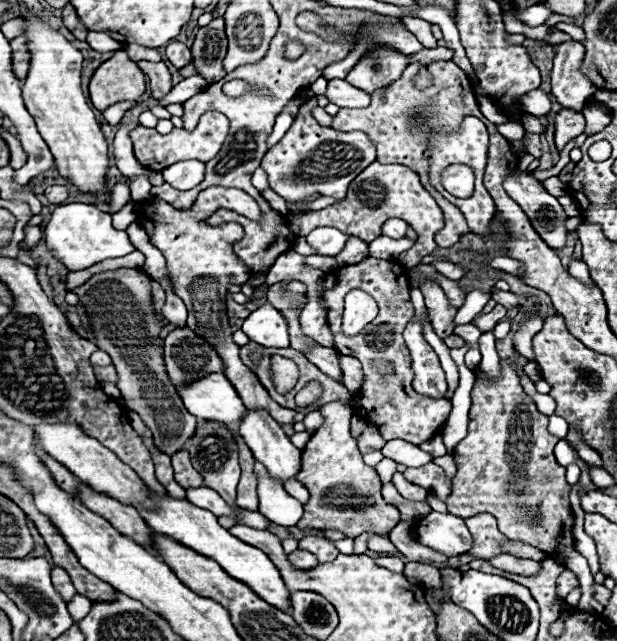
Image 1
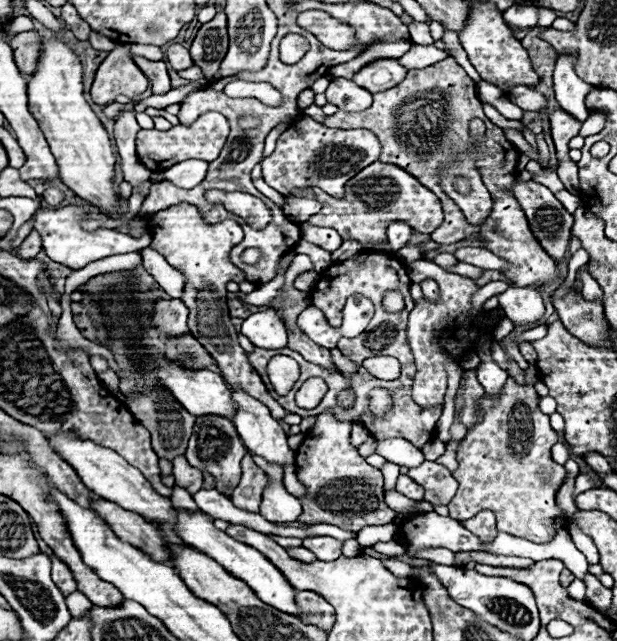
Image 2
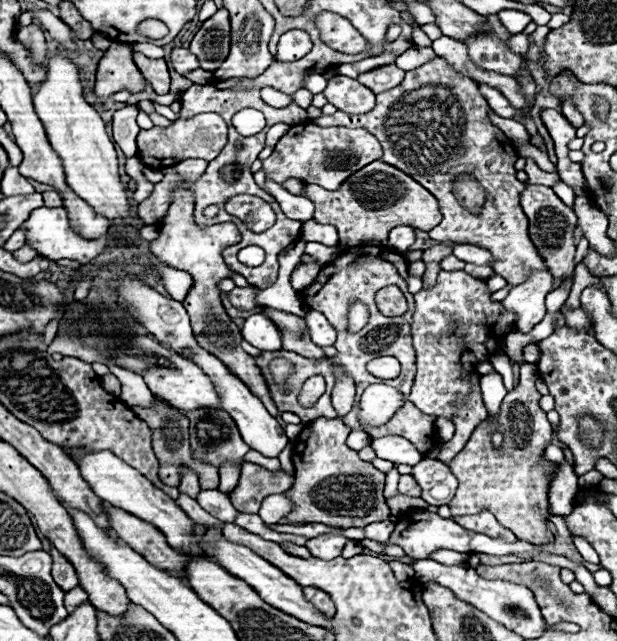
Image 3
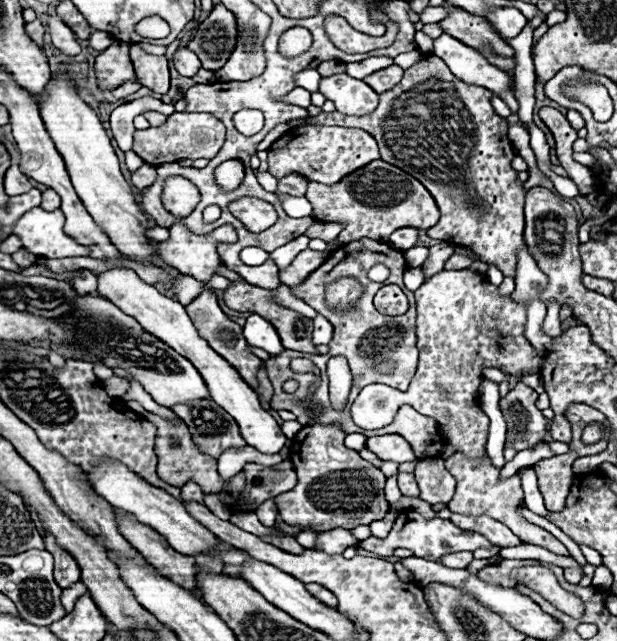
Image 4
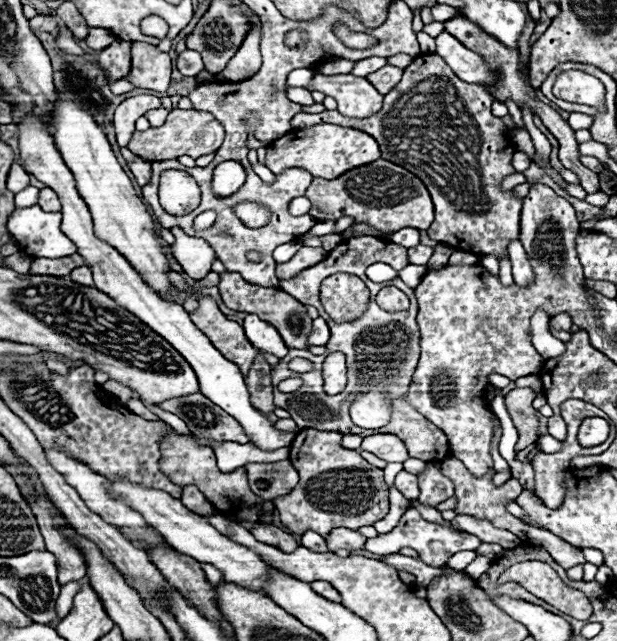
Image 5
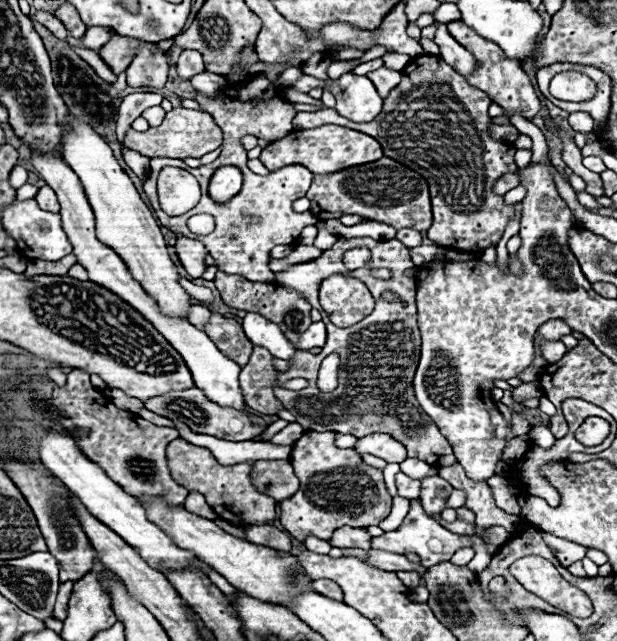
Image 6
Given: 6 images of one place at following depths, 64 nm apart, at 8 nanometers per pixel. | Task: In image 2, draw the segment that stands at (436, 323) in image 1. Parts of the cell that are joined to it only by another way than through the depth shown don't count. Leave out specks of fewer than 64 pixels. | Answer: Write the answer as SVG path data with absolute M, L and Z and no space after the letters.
M432 278L422 280L422 282L420 282L420 286L422 286L422 292L424 292L424 296L426 296L428 300L432 300L432 302L440 300L440 290L438 290L438 284L436 284Z

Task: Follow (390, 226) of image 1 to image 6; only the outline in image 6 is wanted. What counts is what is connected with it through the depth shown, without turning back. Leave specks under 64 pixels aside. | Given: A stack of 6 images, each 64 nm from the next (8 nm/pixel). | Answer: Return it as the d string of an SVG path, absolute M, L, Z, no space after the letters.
M402 228L402 230L398 230L396 240L400 240L400 242L402 242L404 246L408 246L408 248L414 248L414 246L420 246L420 244L422 244L422 236L420 236L420 232L414 230L414 228Z

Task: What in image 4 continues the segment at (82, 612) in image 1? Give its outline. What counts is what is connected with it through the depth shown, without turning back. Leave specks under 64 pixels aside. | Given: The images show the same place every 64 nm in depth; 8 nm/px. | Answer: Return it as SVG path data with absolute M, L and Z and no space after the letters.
M76 582L74 586L62 590L62 604L64 604L66 612L72 612L72 604L76 604L76 600L80 596L84 596L84 592L88 592L88 590L86 590L86 586L82 582Z

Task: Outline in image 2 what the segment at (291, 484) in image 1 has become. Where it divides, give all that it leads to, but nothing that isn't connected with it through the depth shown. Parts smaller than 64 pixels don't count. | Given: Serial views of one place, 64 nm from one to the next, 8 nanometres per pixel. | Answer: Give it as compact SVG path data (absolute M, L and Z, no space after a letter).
M293 467L284 468L283 484L290 494L298 498L303 497L306 492L304 486L298 481Z

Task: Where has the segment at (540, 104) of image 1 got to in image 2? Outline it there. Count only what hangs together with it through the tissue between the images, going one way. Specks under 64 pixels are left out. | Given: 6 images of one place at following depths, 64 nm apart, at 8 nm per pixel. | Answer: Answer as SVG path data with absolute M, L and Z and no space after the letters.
M524 86L512 88L508 92L508 98L526 112L540 112L546 108L546 98L540 92L536 92L534 88L524 88Z

